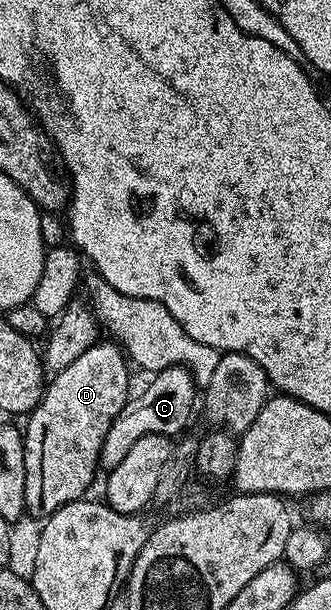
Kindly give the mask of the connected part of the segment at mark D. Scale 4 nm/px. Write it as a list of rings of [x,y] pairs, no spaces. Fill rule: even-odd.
[[[99,340],[94,345],[88,347],[82,355],[77,356],[75,360],[65,369],[55,372],[49,378],[48,384],[42,390],[42,401],[29,413],[25,418],[24,424],[24,499],[25,508],[34,515],[49,515],[56,512],[60,507],[64,507],[73,501],[83,500],[87,496],[86,493],[90,489],[90,484],[94,481],[94,472],[99,472],[100,466],[98,456],[104,447],[104,439],[108,435],[108,427],[112,427],[112,419],[116,419],[116,415],[120,415],[120,411],[126,408],[130,393],[130,369],[127,354],[124,352],[122,345],[115,343],[113,340]]]

